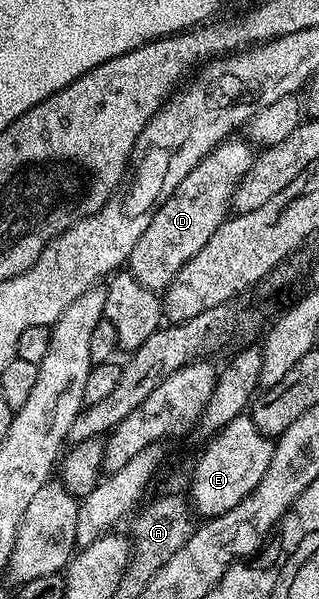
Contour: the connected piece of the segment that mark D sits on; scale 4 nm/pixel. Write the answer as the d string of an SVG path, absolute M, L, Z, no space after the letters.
M245 139L235 140L213 148L180 182L178 189L159 206L152 222L148 222L148 230L140 234L140 242L136 242L130 255L128 270L144 286L165 290L176 278L179 270L228 219L234 191L238 189L240 181L250 173L256 161L255 149Z

